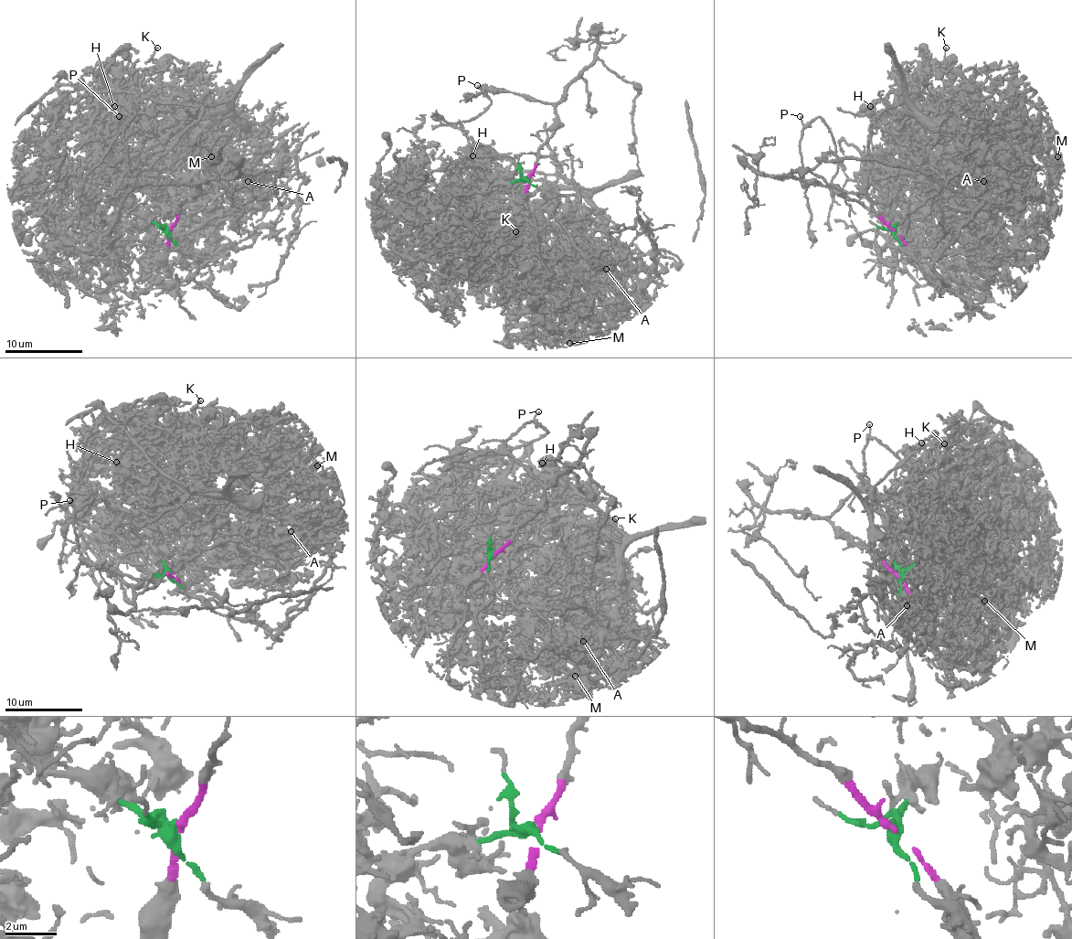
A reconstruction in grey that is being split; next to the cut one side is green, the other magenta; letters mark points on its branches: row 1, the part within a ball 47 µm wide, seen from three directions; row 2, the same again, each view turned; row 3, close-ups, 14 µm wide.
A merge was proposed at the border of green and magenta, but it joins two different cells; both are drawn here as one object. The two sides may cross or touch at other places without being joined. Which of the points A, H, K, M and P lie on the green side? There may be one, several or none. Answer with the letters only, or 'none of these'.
A, H, K, M

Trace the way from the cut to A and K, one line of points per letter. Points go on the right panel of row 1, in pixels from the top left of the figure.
A: (893, 229), (912, 202), (934, 193), (936, 169), (907, 122), (914, 124), (916, 154), (934, 169), (984, 181)
K: (893, 229), (912, 202), (936, 190), (929, 164), (955, 136), (957, 112), (945, 83), (957, 74), (945, 47)

